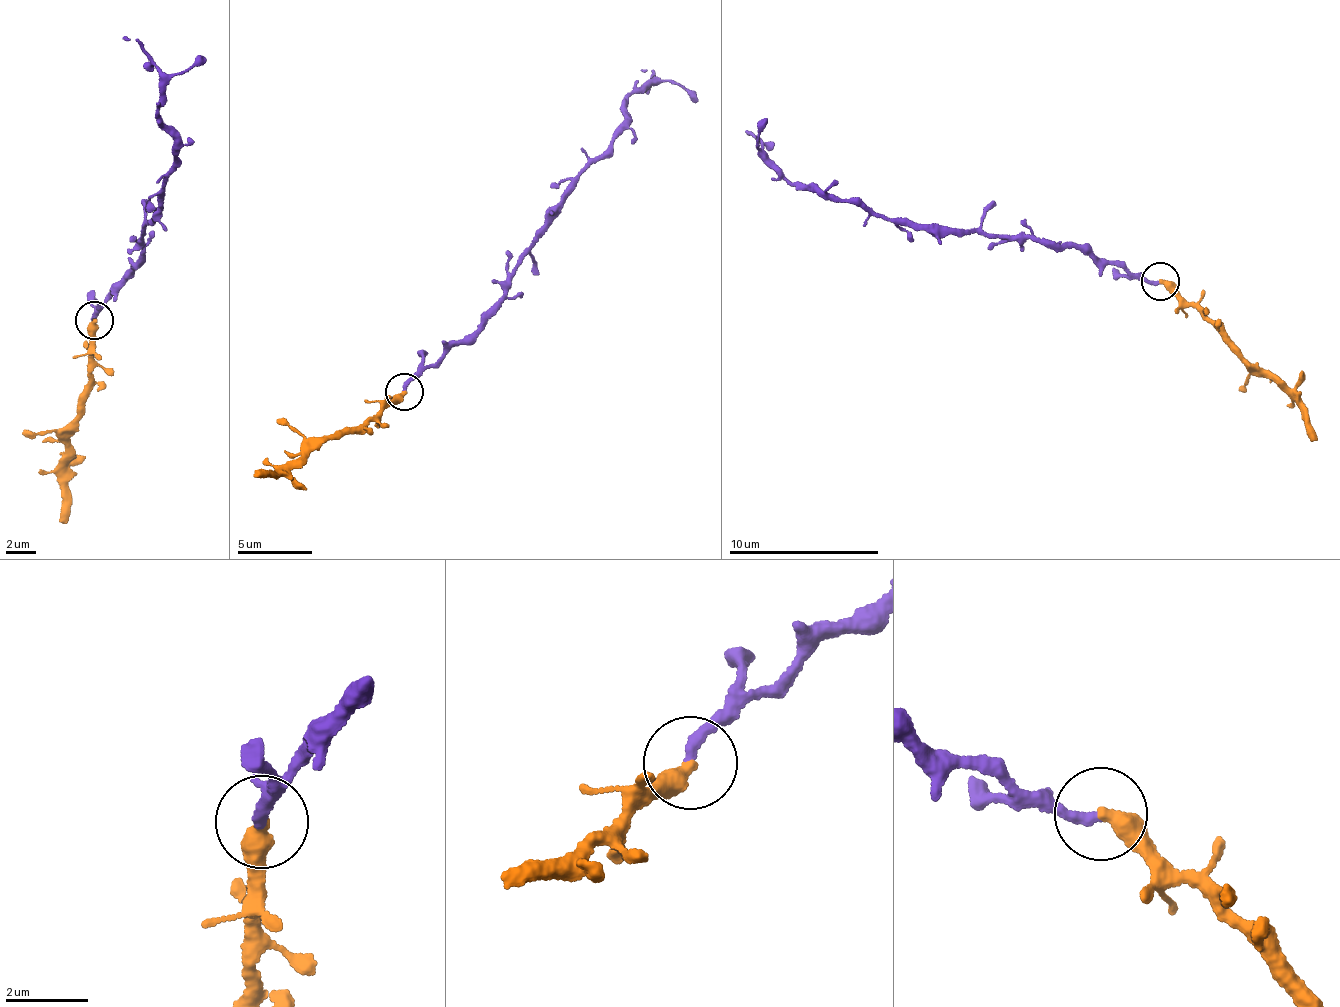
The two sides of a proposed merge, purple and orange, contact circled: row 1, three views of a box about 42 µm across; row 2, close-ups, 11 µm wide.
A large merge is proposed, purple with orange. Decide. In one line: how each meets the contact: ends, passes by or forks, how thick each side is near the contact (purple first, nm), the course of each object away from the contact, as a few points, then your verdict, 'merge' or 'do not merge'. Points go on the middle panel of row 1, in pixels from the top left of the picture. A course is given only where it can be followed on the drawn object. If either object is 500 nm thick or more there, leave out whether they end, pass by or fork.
purple ends; orange ends; calibres 260 and 440 nm; course purple (405, 390), (498, 301), (503, 281), (562, 188), (624, 122), (624, 103), (651, 84), (655, 72), (639, 69); course orange (405, 390), (374, 417), (285, 465), (255, 476); merge

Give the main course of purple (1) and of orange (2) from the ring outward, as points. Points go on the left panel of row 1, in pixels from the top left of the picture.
1: (95, 321), (140, 254), (134, 243), (171, 170), (173, 138), (161, 124), (162, 80), (141, 42), (121, 39)
2: (95, 321), (93, 367), (62, 468), (66, 513), (62, 524)

